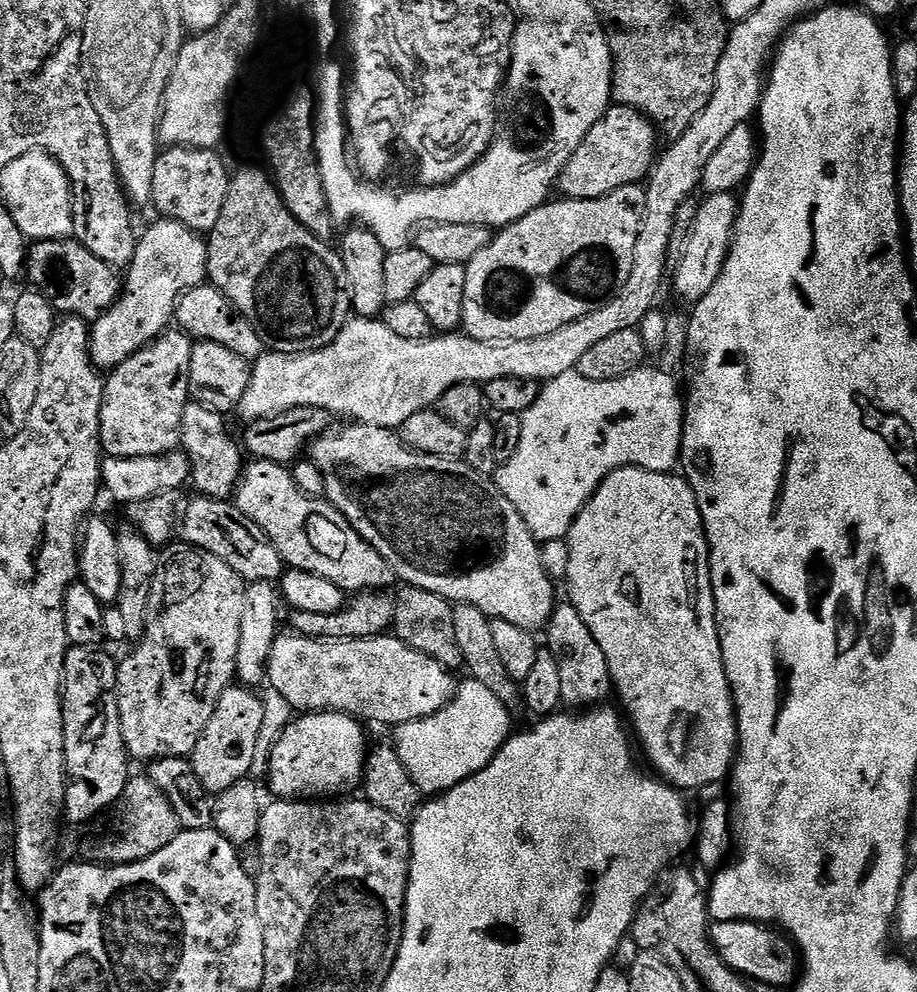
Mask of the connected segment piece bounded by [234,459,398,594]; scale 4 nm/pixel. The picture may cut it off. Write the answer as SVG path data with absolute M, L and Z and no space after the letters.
M253 459L245 467L244 474L236 486L234 503L242 510L242 514L246 514L246 518L262 526L262 530L268 535L268 540L274 542L274 546L289 569L318 574L318 578L326 578L334 582L348 594L388 590L392 583L397 583L396 570L390 566L390 562L386 562L386 558L370 542L360 537L358 530L327 498L307 496L292 477L291 467L274 461Z

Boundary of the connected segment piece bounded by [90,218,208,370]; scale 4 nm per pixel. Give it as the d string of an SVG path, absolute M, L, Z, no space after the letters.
M163 218L157 221L136 241L136 253L127 269L120 299L91 325L90 351L97 369L116 368L126 362L126 358L163 336L173 323L176 303L181 296L205 283L208 275L207 239L182 222Z

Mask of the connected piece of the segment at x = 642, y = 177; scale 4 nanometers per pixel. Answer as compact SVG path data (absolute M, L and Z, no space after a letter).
M613 103L604 117L582 138L582 146L574 150L570 162L562 170L558 188L569 200L602 198L623 184L640 184L647 181L652 165L658 159L656 148L657 125L638 110Z

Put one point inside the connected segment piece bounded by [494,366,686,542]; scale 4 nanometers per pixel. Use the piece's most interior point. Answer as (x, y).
(580, 430)

